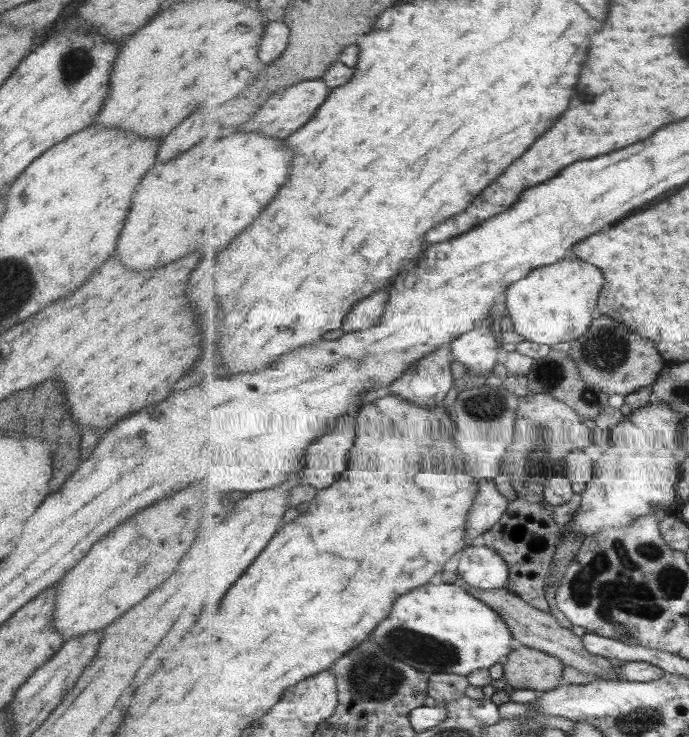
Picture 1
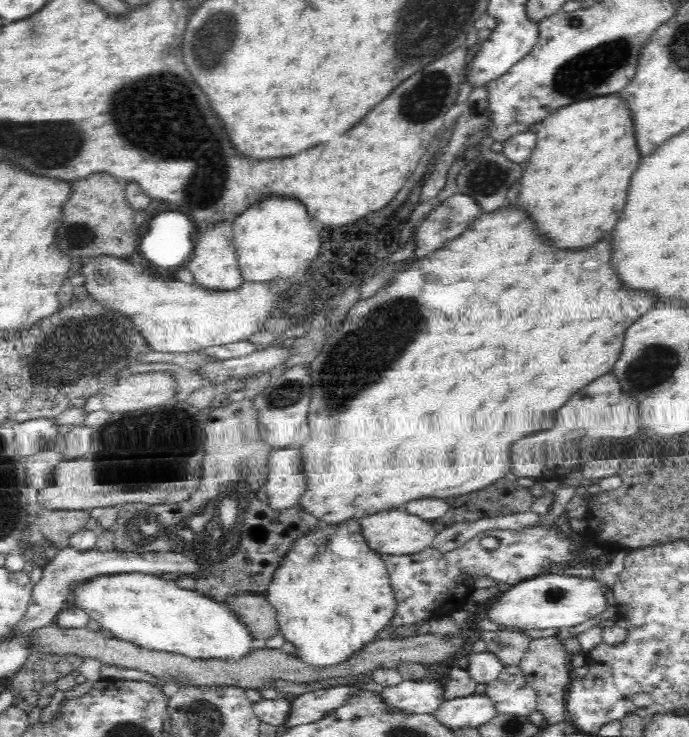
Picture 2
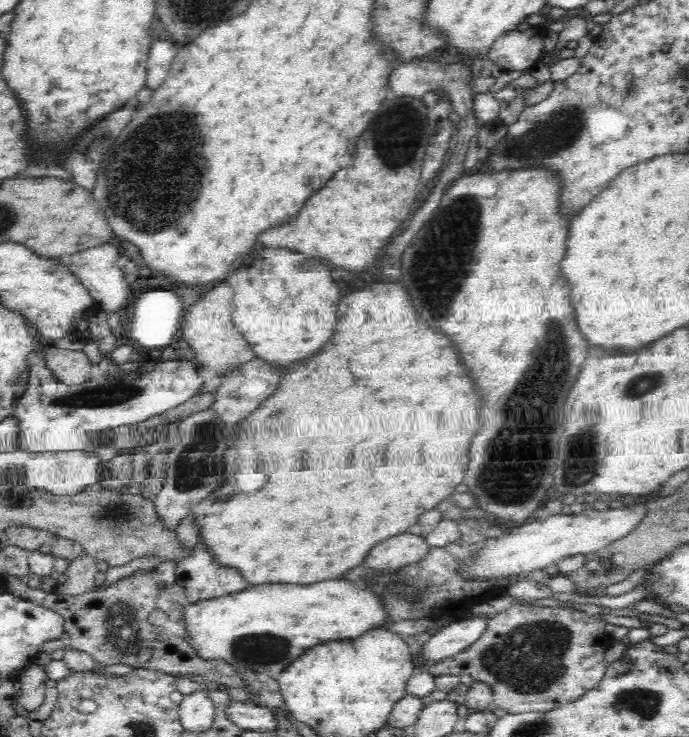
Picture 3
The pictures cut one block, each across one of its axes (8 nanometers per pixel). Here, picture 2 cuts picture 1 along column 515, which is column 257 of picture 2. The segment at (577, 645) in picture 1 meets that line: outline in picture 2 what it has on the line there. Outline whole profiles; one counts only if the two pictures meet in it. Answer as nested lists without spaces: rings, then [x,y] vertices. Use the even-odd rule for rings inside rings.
[[[228,595],[224,604],[234,611],[238,618],[242,618],[246,627],[250,627],[250,631],[254,632],[254,639],[260,645],[279,634],[274,608],[264,595]]]

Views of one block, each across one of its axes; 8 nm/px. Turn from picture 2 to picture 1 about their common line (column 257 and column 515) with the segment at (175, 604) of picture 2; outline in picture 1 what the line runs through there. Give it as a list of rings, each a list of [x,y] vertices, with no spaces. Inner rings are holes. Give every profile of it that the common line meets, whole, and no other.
[[[447,583],[421,586],[419,590],[405,594],[405,598],[399,598],[397,606],[393,608],[391,620],[387,618],[385,622],[381,622],[381,626],[375,630],[375,638],[371,635],[370,639],[400,662],[427,674],[446,673],[467,677],[477,670],[488,670],[495,664],[503,664],[517,645],[512,628],[497,611],[475,595],[469,594],[465,587]]]

